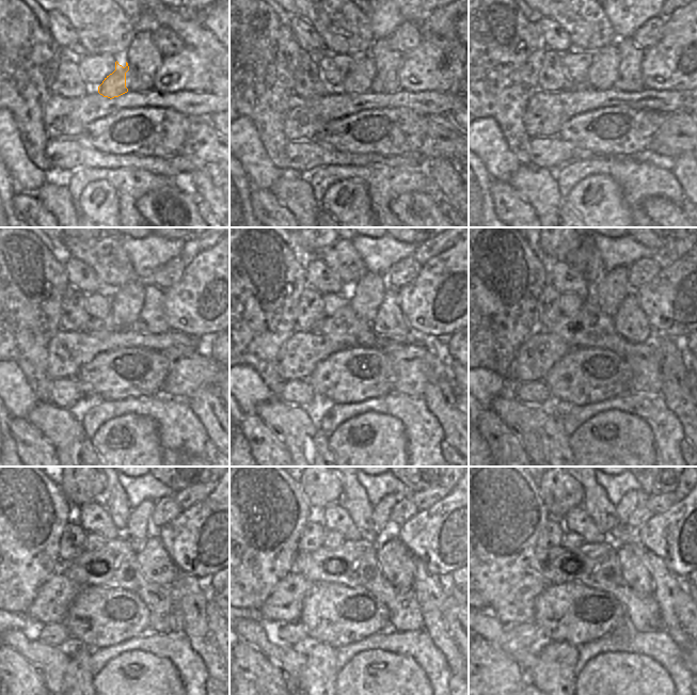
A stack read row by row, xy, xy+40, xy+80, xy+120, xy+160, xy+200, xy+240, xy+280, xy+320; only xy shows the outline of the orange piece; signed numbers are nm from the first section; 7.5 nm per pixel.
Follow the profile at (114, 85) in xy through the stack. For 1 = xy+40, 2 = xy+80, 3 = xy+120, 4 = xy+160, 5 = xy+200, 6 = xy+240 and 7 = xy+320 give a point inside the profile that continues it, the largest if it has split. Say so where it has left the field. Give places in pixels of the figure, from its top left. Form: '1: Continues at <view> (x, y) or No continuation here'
1: Continues at xy+40 (354, 82)
2: Continues at xy+80 (607, 59)
3: Continues at xy+120 (131, 296)
4: Continues at xy+160 (368, 293)
5: Continues at xy+200 (608, 294)
6: Continues at xy+240 (137, 531)
7: Continues at xy+320 (631, 500)

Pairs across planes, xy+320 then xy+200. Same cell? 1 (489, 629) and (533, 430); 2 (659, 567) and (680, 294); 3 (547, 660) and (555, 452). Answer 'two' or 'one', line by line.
1: one
2: two
3: one

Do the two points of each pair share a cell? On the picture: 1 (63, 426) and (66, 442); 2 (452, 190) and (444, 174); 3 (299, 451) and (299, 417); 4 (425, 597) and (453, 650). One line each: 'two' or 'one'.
1: one
2: one
3: one
4: one

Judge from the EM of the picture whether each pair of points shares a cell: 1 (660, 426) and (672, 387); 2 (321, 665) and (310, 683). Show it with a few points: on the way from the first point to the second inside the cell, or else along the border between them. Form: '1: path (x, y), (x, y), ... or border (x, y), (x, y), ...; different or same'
1: border (661, 394), (665, 405), (678, 419), (681, 426); different
2: path (319, 669), (318, 675), (314, 679); same

